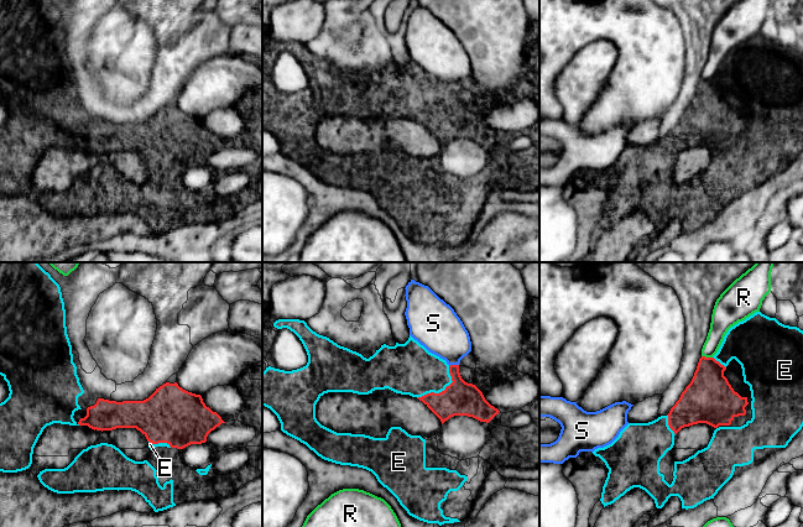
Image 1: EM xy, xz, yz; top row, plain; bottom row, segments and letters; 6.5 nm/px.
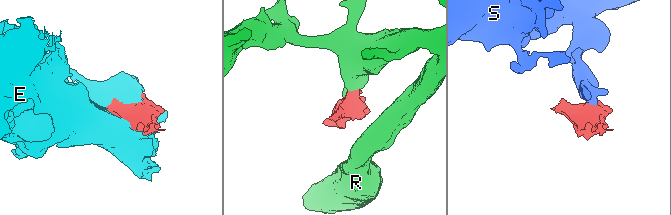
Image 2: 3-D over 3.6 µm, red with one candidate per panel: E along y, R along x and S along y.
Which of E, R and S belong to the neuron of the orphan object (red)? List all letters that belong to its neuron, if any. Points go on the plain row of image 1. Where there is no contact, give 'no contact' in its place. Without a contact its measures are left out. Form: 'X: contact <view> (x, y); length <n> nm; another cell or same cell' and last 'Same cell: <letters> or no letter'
E: contact xz (442, 114); length 300 nm; same cell
R: contact yz (707, 81); length 70 nm; another cell
S: contact xz (453, 88); length 70 nm; another cell
Same cell: E

